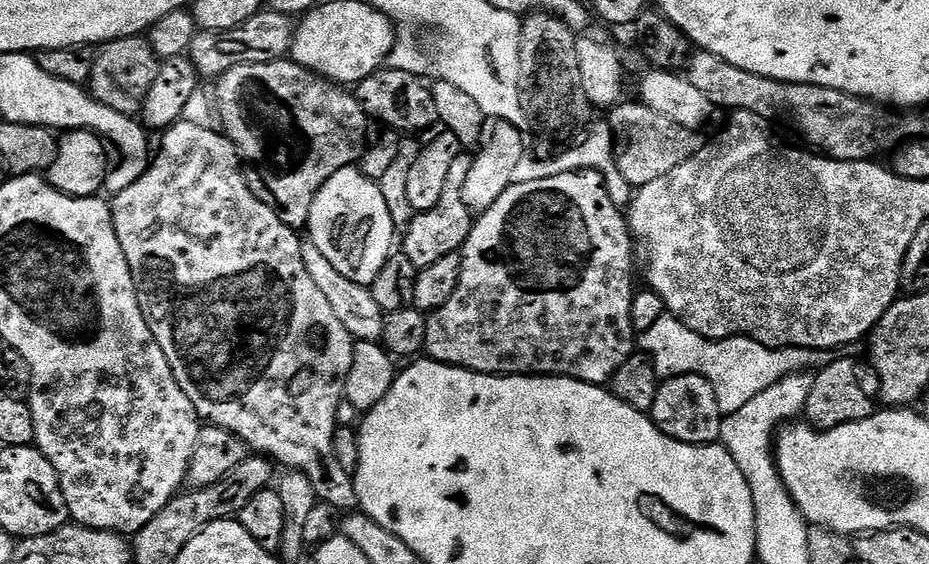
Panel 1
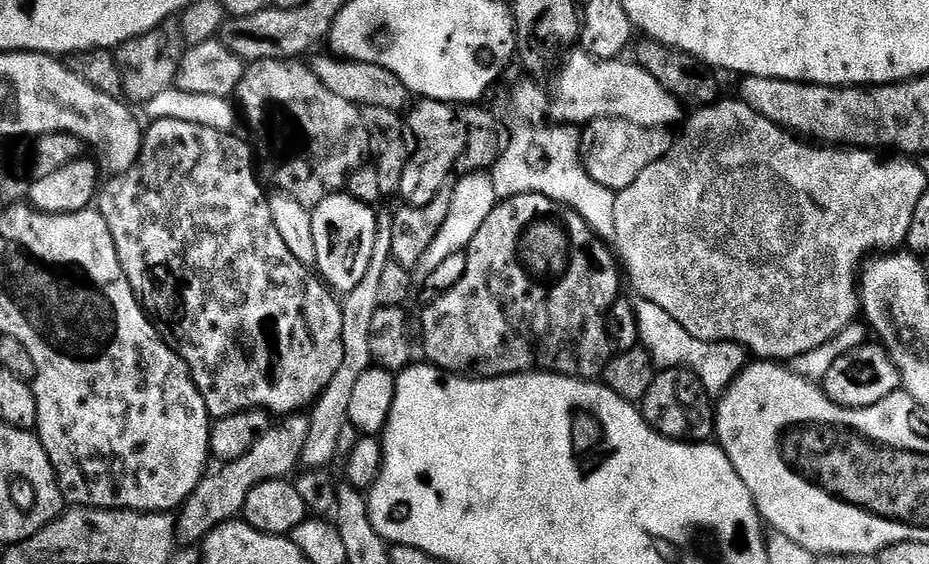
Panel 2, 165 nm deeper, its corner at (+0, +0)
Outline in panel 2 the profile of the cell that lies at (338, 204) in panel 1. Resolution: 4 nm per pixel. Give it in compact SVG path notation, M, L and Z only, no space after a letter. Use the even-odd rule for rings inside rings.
M349 194L328 196L311 209L311 213L316 251L315 271L333 293L343 294L354 290L370 267L370 254L374 254L377 213Z

